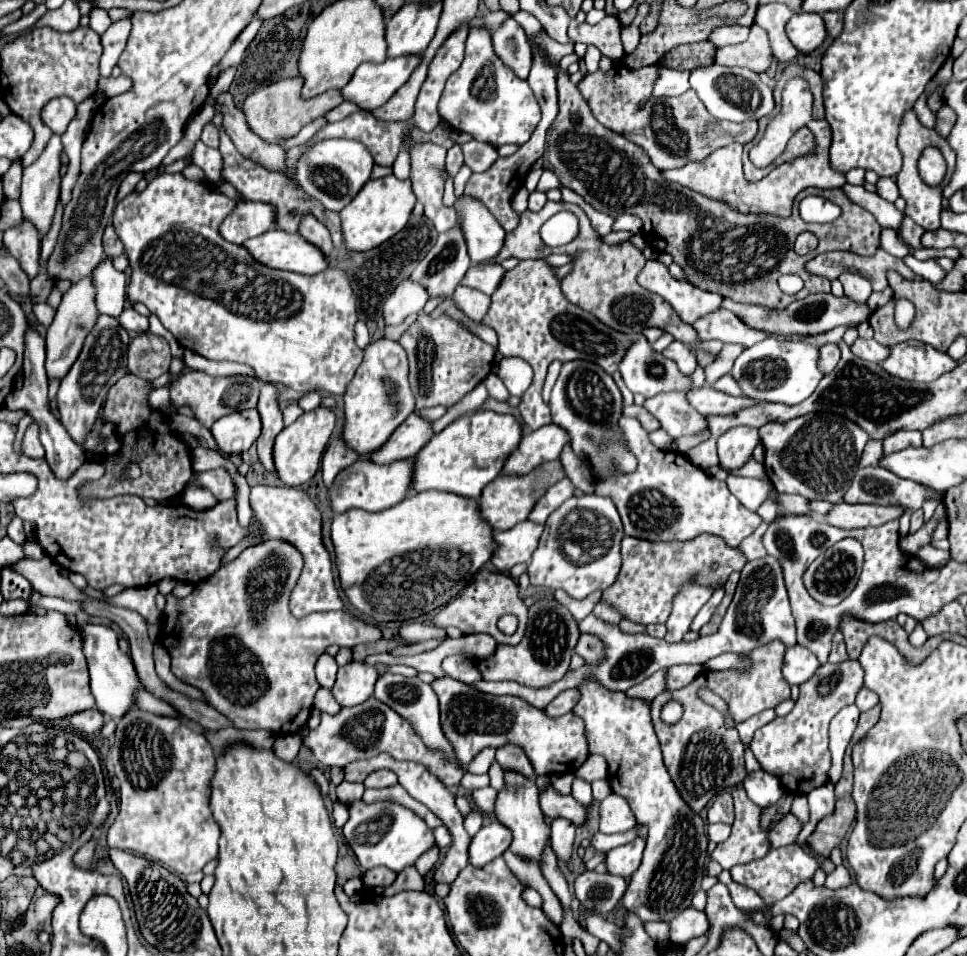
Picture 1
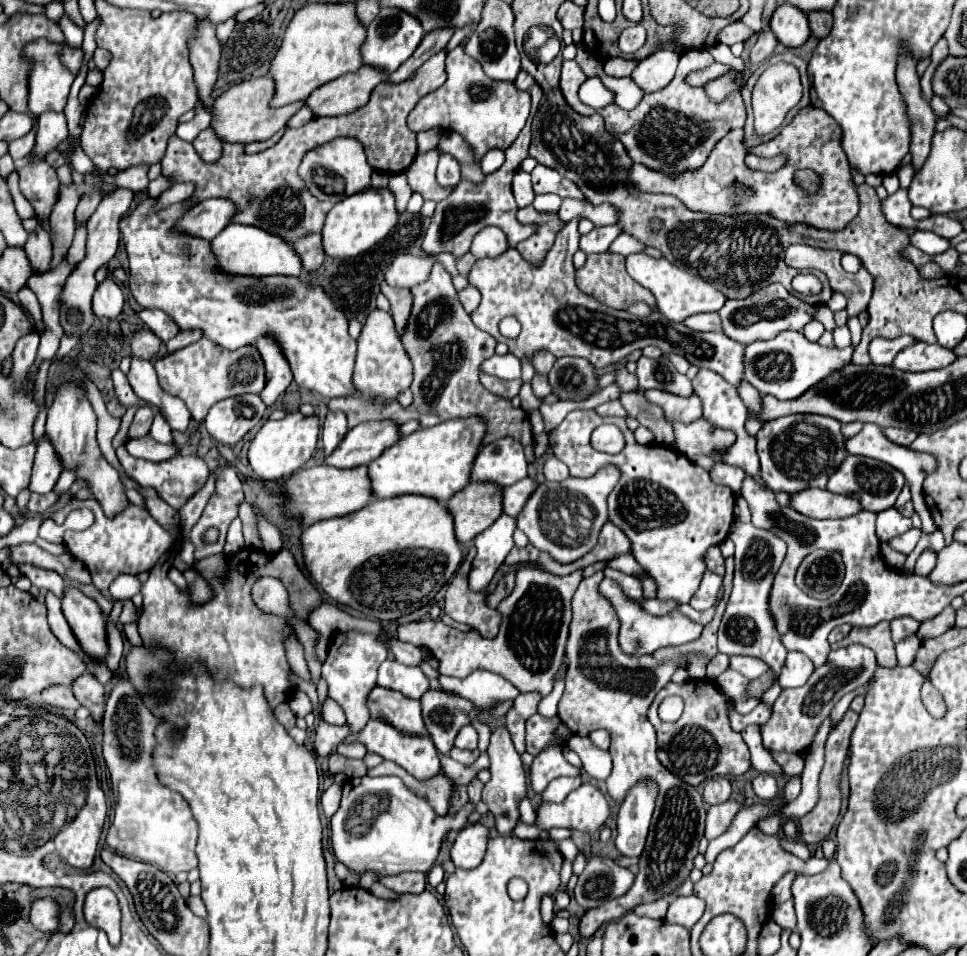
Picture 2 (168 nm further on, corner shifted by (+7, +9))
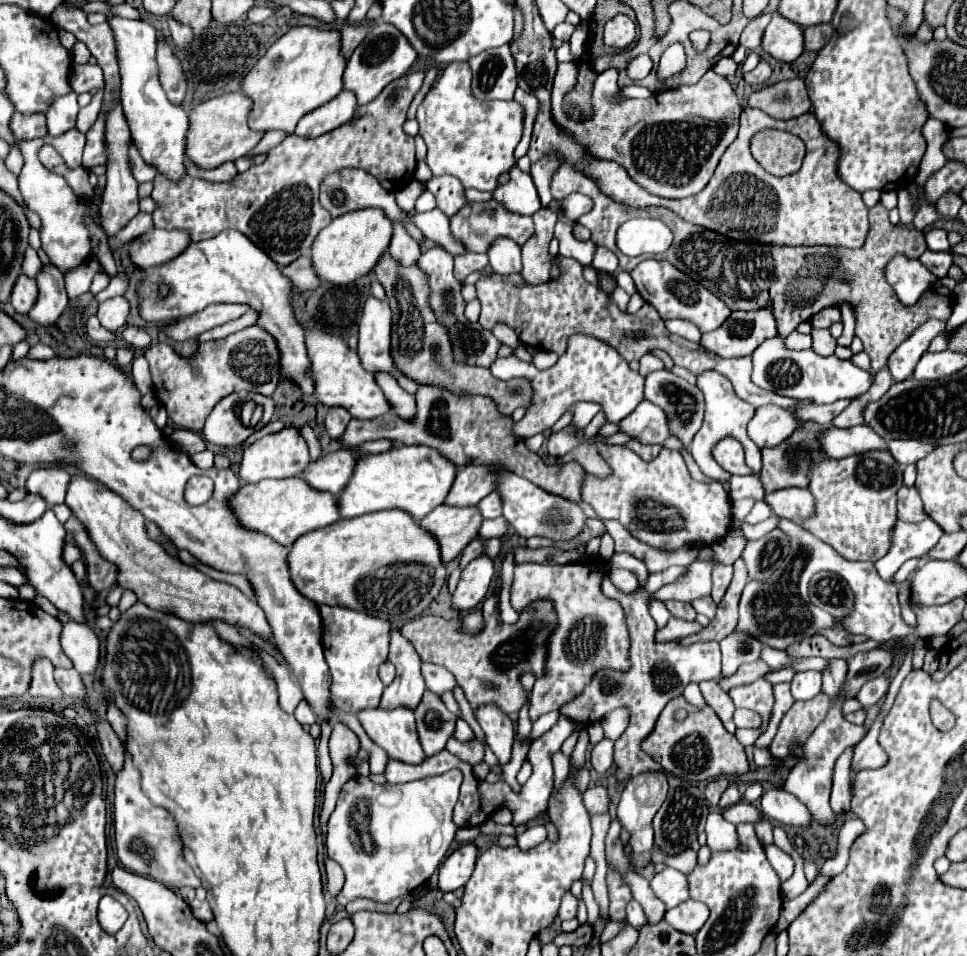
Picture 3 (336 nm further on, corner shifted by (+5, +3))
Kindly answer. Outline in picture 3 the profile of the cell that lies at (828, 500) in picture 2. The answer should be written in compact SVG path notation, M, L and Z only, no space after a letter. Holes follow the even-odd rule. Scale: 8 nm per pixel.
M788 487L788 489L768 493L764 501L778 517L794 523L800 523L802 519L806 519L806 515L810 515L810 511L814 511L814 499L810 491L798 487Z

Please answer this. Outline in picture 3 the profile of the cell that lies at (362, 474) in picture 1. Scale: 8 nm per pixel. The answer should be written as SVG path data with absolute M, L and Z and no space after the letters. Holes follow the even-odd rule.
M266 479L256 485L242 485L232 497L230 497L230 509L236 517L236 521L248 529L258 531L274 541L278 541L284 547L290 547L300 535L322 529L334 521L338 521L338 511L334 511L334 499L336 495L330 493L318 493L302 479Z

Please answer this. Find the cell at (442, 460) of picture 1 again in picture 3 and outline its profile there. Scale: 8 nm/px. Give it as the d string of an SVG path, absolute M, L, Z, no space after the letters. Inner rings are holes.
M402 445L400 449L390 449L378 455L366 455L358 459L348 485L338 495L338 513L342 519L354 519L366 513L400 509L400 511L406 511L414 521L420 521L434 507L442 505L446 491L450 491L450 483L454 483L454 475L456 475L456 465L452 461L438 455L438 451L430 447L422 447L422 445Z

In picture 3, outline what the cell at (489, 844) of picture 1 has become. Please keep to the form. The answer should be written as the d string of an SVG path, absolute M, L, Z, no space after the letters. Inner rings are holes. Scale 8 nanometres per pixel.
M472 843L460 845L456 851L452 851L444 863L438 869L438 887L442 893L456 891L464 887L474 871L478 849Z

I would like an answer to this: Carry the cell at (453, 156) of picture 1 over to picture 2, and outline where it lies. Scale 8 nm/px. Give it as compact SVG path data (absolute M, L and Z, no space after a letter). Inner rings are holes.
M442 153L440 155L436 179L438 179L438 183L442 187L446 187L446 185L456 187L456 183L460 181L460 165L458 165L458 161L450 153Z

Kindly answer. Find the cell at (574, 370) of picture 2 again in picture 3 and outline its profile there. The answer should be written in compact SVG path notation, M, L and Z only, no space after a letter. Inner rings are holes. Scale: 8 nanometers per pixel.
M538 349L538 351L532 355L532 365L534 365L536 369L552 367L556 361L558 361L558 355L552 353L552 351L542 351L542 349Z

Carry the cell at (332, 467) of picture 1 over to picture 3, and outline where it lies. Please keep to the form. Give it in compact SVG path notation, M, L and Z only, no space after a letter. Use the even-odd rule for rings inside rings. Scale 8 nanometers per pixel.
M330 407L326 415L326 431L330 433L330 437L338 439L338 435L342 435L350 419L352 415L344 407Z

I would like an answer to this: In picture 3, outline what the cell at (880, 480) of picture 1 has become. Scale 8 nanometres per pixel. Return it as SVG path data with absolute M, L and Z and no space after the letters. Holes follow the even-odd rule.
M866 451L846 459L824 459L810 467L808 491L814 495L814 515L806 517L800 527L834 547L848 561L878 561L892 545L892 529L898 521L896 493L902 487L902 465L890 455L890 451Z

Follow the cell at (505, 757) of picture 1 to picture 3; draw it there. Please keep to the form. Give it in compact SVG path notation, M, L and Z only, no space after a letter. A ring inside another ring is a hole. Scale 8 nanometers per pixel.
M592 557L590 563L566 563L566 565L542 565L542 563L516 563L514 583L510 589L510 605L516 611L524 611L534 601L552 601L558 615L556 627L548 639L548 657L544 677L540 677L530 695L530 719L560 711L564 703L576 699L590 679L604 667L616 671L630 669L630 633L626 615L616 599L602 593L604 565L600 557Z

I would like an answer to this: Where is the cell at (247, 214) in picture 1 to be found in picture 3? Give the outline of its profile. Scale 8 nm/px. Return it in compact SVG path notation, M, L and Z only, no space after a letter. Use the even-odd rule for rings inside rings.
M154 229L132 241L132 245L128 249L128 257L134 267L148 271L148 269L180 255L180 251L186 249L186 243L190 243L190 239L186 239L186 235L182 235L182 231Z

